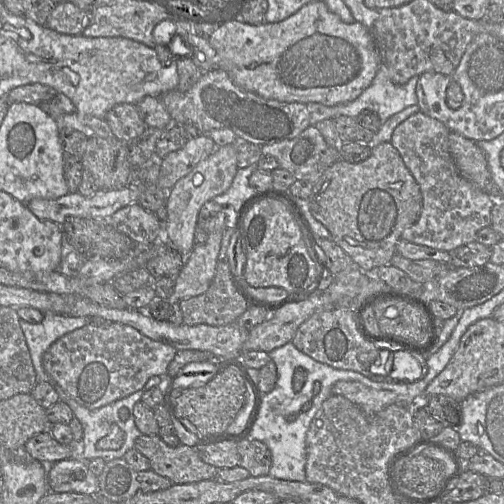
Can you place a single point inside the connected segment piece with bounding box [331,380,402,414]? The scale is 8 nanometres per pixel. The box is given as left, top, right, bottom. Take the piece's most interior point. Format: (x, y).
(371, 400)

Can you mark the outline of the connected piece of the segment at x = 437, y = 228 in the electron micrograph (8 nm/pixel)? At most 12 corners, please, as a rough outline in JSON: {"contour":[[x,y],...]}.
{"contour":[[419,111],[390,140],[422,193],[401,239],[447,252],[491,226],[450,130]]}

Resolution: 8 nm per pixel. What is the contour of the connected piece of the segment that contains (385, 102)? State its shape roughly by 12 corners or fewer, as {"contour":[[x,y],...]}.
{"contour":[[381,63],[354,100],[333,106],[306,103],[310,124],[375,111],[381,123],[418,103],[415,75],[390,80]]}

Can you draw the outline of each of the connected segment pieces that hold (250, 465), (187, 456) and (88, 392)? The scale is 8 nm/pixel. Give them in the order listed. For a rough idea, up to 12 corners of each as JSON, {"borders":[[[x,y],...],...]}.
{"borders":[[[238,443],[239,466],[266,476],[272,459],[266,444]],[[141,435],[134,448],[173,484],[217,479],[198,447]],[[90,320],[43,367],[95,410],[165,376],[177,350]]]}

